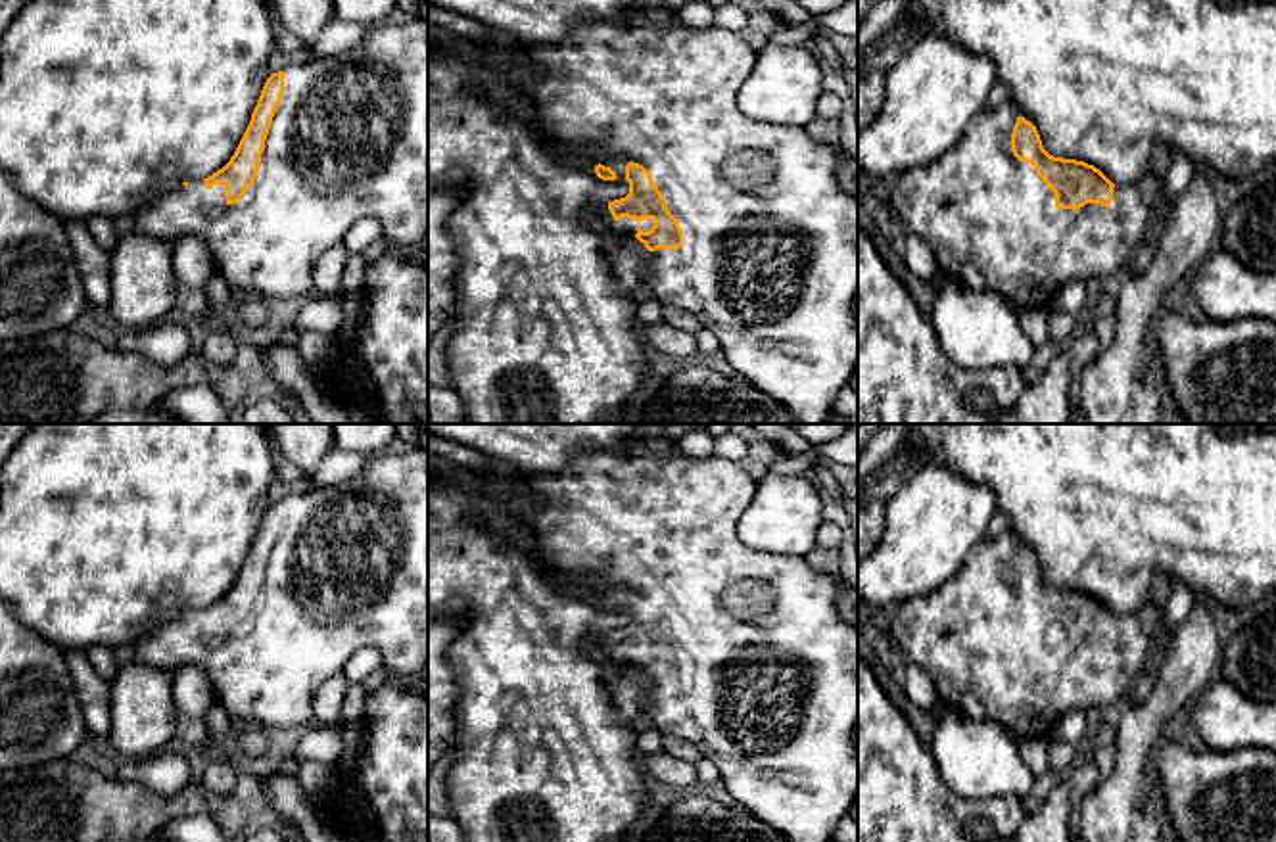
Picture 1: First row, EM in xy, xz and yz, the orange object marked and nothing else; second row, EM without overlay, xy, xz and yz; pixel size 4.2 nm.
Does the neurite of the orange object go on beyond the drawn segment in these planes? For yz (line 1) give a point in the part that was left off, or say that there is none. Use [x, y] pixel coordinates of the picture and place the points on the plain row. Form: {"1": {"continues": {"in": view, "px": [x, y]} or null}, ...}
{"1": {"continues": {"in": "yz", "px": [991, 651]}}}

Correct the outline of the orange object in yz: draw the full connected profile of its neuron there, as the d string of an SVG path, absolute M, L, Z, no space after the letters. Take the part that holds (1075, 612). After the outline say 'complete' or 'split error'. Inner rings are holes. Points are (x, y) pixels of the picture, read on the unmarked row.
M1011 533L984 537L942 589L894 606L888 618L888 635L908 664L929 675L944 708L975 721L994 721L1017 740L1046 738L1073 710L1101 715L1119 708L1144 673L1161 627L1163 610L1153 598L1132 614L1113 614L1094 595L1050 585L1036 556Z | split error

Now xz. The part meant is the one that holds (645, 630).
M591 455L578 456L564 472L553 476L530 476L520 468L489 458L499 479L480 479L484 497L493 499L503 510L522 520L535 539L535 554L558 583L578 585L603 610L626 608L629 623L608 635L599 635L595 644L601 652L626 667L637 667L652 689L643 698L643 715L666 735L685 738L697 744L704 758L712 760L720 769L720 781L727 794L750 815L781 832L791 842L833 842L833 832L858 794L858 748L854 746L854 729L858 727L858 629L848 623L840 612L844 593L842 579L819 572L800 556L775 556L748 549L737 533L739 518L756 493L756 476L743 462L710 456L706 460L691 460L683 455ZM524 483L541 501L532 503L518 495L512 485Z | split error

